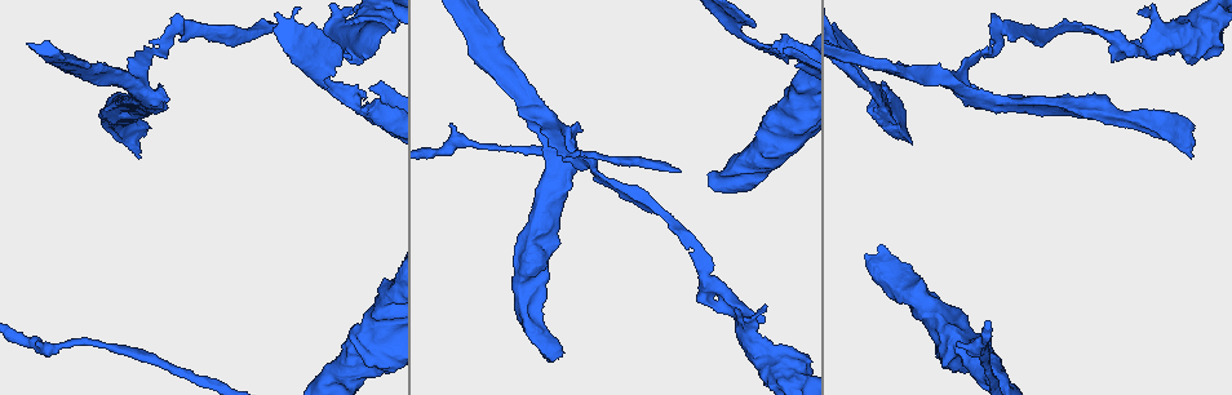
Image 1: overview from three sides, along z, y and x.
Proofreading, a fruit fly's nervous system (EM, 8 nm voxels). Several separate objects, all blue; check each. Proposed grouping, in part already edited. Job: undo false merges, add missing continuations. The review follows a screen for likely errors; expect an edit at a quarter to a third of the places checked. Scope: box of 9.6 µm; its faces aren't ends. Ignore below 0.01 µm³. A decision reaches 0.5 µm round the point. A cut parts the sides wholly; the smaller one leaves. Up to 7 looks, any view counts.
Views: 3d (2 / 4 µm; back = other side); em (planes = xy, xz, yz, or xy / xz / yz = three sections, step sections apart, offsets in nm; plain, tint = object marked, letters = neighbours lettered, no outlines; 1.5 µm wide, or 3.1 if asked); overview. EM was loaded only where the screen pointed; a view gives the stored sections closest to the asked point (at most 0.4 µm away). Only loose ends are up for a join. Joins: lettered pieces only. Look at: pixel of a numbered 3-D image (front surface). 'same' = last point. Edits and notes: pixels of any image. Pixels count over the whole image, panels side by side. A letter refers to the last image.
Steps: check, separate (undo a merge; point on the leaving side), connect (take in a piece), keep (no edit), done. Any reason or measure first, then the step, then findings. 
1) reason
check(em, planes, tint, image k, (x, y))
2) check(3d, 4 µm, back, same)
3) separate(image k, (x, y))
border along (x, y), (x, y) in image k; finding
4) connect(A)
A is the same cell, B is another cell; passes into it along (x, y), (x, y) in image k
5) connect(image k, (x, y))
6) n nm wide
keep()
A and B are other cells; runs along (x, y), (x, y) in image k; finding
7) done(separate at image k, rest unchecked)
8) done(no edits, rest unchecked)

free end
check(em, yz, step 4, letters, image 1, (785, 52))

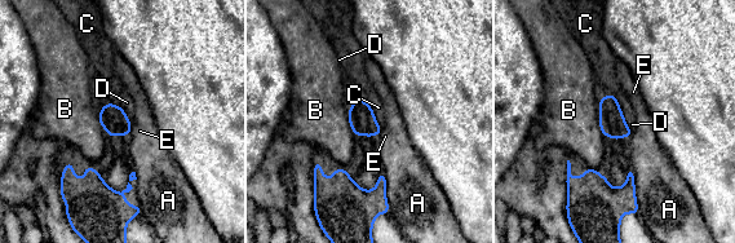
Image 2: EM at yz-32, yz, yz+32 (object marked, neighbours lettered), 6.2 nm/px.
160 nm wide
keep()
A, B, C, D and E are other cells; border along (632, 169), (636, 202), (638, 204) in image 2; none of them fits

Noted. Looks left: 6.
narrows sharply
check(em, planes, tint, image 1, (1010, 28))

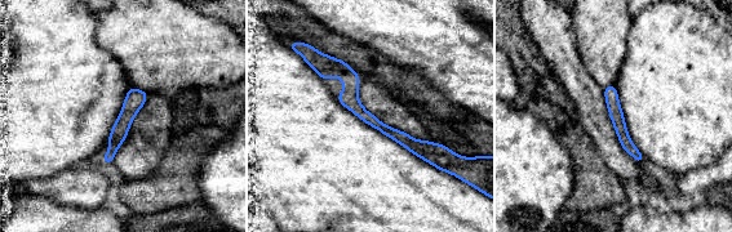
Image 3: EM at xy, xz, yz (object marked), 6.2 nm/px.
check(em, planes, letters, same)

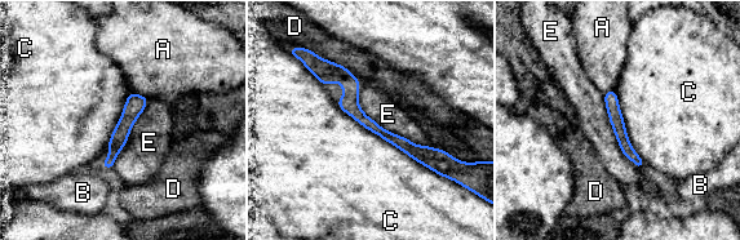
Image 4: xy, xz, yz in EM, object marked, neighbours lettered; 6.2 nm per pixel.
keep()
A, B, C, D and E are other cells; one cell here

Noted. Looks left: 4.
thin neck
check(3d, 4 µm, image 1, (697, 247))

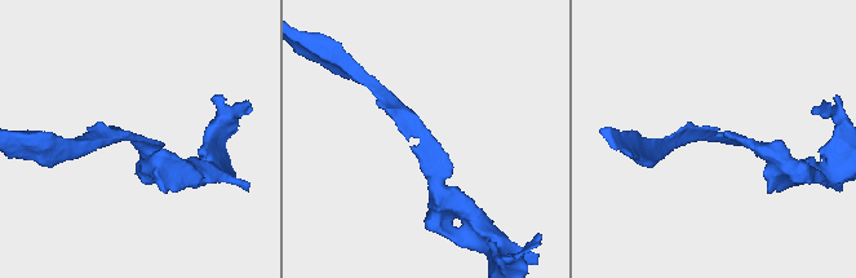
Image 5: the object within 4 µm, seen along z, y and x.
check(em, planes, letters, image 5, (717, 135))

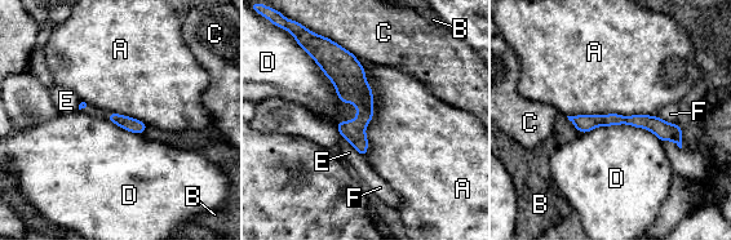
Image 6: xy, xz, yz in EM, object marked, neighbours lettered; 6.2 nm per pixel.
90 nm wide
keep()
A, B, C, D, E and F are other cells; runs along (322, 43), (362, 96), (363, 150) in image 6; continuous, no second cell

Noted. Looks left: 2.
done(no edits, rest unchecked)

